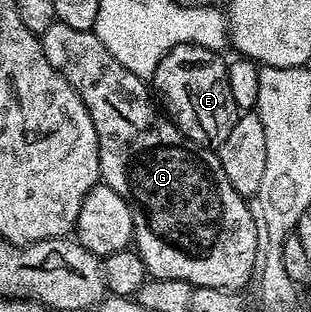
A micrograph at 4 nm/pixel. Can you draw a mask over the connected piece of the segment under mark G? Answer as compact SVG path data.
M54 20L51 28L47 28L47 32L40 35L40 39L47 60L51 60L51 68L58 70L71 84L71 88L75 88L75 92L81 97L87 112L91 116L91 124L95 124L95 136L99 140L101 182L115 192L119 192L119 196L123 196L123 200L127 200L127 204L133 210L132 245L135 247L138 256L142 258L146 275L154 278L166 278L167 280L183 280L184 282L190 282L194 288L198 286L219 288L220 290L241 290L245 288L245 285L249 282L249 277L252 274L254 277L255 267L259 262L259 222L251 209L250 203L242 198L239 192L235 192L235 188L231 188L231 180L227 180L227 172L223 172L223 164L218 160L216 153L208 146L200 146L197 142L192 142L172 120L166 117L159 109L146 79L135 76L135 72L127 72L127 68L123 68L123 64L119 64L119 60L115 60L115 56L111 56L111 52L107 52L107 48L103 48L103 40L99 40L99 36L94 34L92 30L70 28L69 25Z

